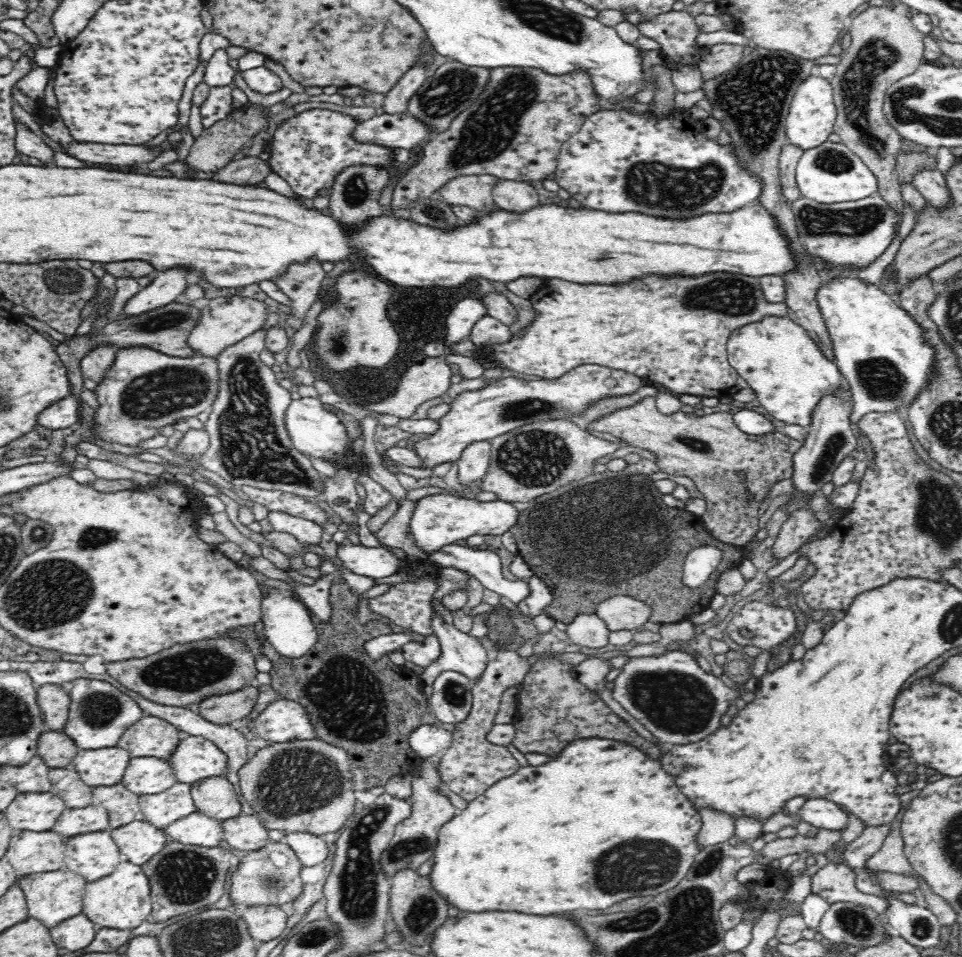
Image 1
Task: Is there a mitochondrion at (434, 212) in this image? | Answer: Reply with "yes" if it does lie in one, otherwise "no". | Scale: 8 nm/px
yes

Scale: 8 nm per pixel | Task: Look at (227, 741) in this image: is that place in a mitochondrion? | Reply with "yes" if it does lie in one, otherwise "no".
no

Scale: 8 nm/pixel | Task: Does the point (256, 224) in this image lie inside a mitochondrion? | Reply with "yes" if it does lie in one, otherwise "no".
no

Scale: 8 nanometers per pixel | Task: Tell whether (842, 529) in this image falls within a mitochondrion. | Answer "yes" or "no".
no

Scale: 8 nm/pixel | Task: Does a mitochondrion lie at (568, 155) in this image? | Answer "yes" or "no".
no

